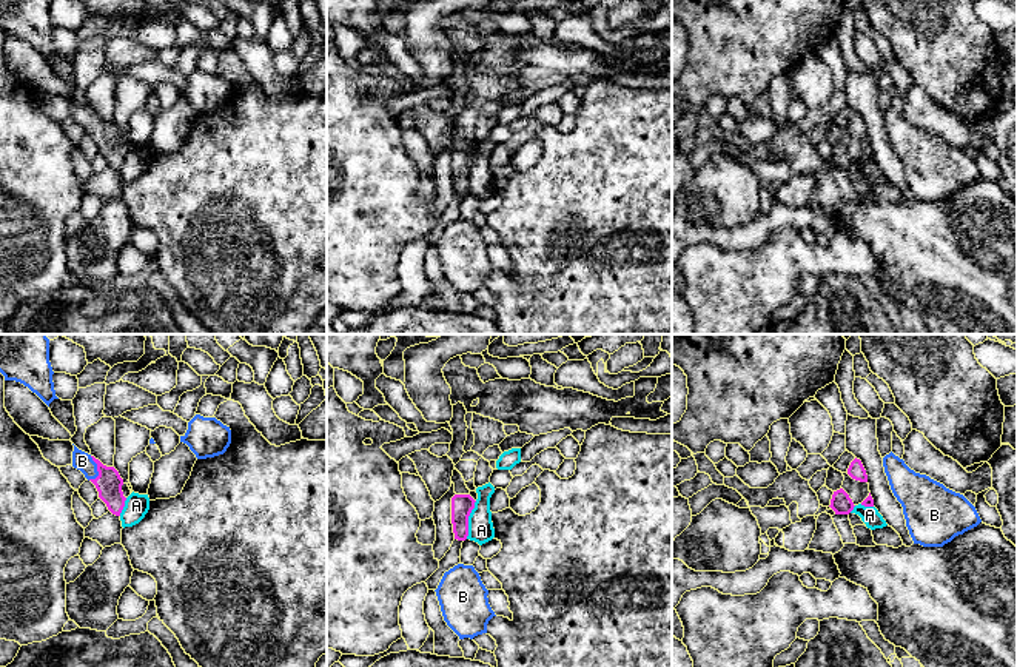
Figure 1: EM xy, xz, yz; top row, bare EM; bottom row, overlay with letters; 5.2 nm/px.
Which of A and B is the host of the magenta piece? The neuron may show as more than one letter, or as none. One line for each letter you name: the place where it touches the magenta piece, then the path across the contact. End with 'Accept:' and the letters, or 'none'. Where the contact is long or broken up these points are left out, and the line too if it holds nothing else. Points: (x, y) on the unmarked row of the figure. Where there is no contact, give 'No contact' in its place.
B: Touches magenta at xy (97, 124). Path across: xy (108, 137), (97, 124), (82, 116)
Accept: B

